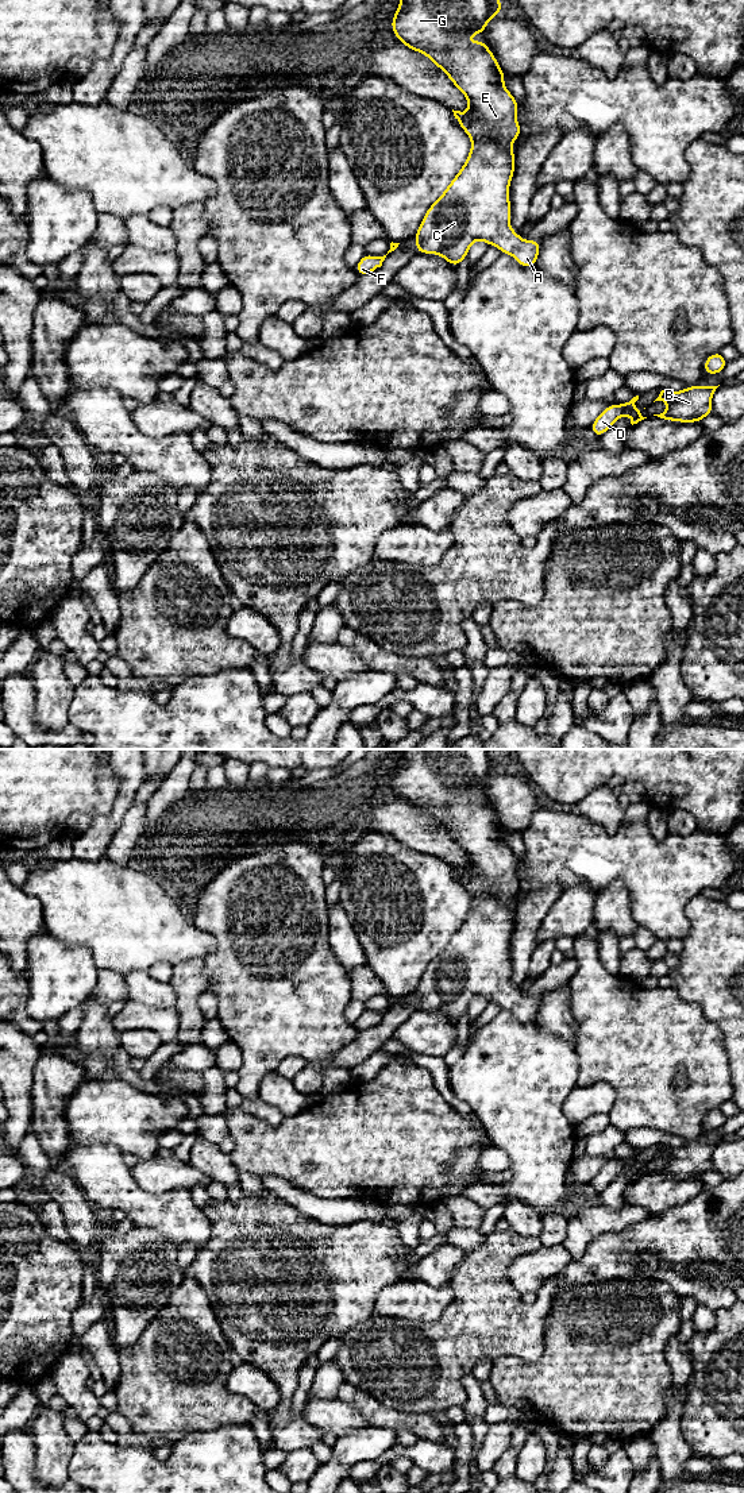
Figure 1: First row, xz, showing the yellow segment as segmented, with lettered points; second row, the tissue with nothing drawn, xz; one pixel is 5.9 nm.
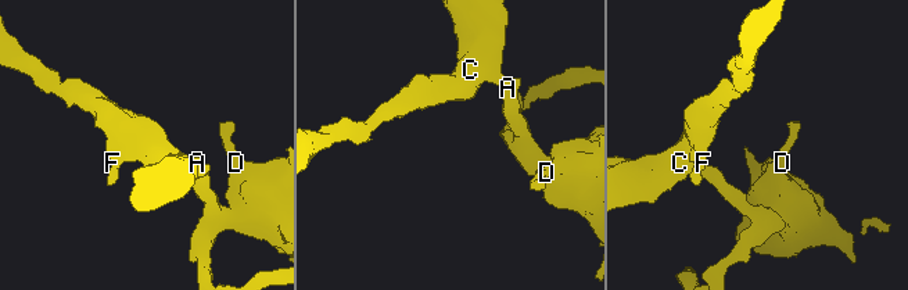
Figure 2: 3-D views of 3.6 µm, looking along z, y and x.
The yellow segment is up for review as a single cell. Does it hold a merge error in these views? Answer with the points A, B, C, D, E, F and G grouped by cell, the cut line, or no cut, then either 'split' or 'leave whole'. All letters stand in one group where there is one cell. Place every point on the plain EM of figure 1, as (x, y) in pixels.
A B C D E F G; no cut; leave whole

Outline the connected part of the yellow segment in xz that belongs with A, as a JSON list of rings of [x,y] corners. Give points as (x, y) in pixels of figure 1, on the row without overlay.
[[[397,749],[401,759],[392,773],[392,787],[402,802],[428,813],[450,837],[464,850],[470,865],[467,868],[454,867],[454,872],[463,887],[471,895],[471,906],[459,929],[446,944],[443,950],[428,964],[423,977],[413,992],[417,1010],[437,1010],[450,1021],[456,1023],[469,1011],[475,996],[483,996],[487,1002],[496,1002],[502,1010],[516,1014],[521,1023],[536,1022],[540,1010],[540,995],[524,996],[510,984],[510,954],[509,942],[514,931],[513,898],[521,891],[521,881],[516,875],[519,857],[504,842],[505,827],[500,825],[497,814],[489,806],[486,798],[464,798],[463,795],[483,790],[487,779],[502,765],[497,749]]]

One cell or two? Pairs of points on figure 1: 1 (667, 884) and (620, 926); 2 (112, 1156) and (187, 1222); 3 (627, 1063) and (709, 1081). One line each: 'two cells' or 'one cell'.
1: two cells
2: one cell
3: one cell

